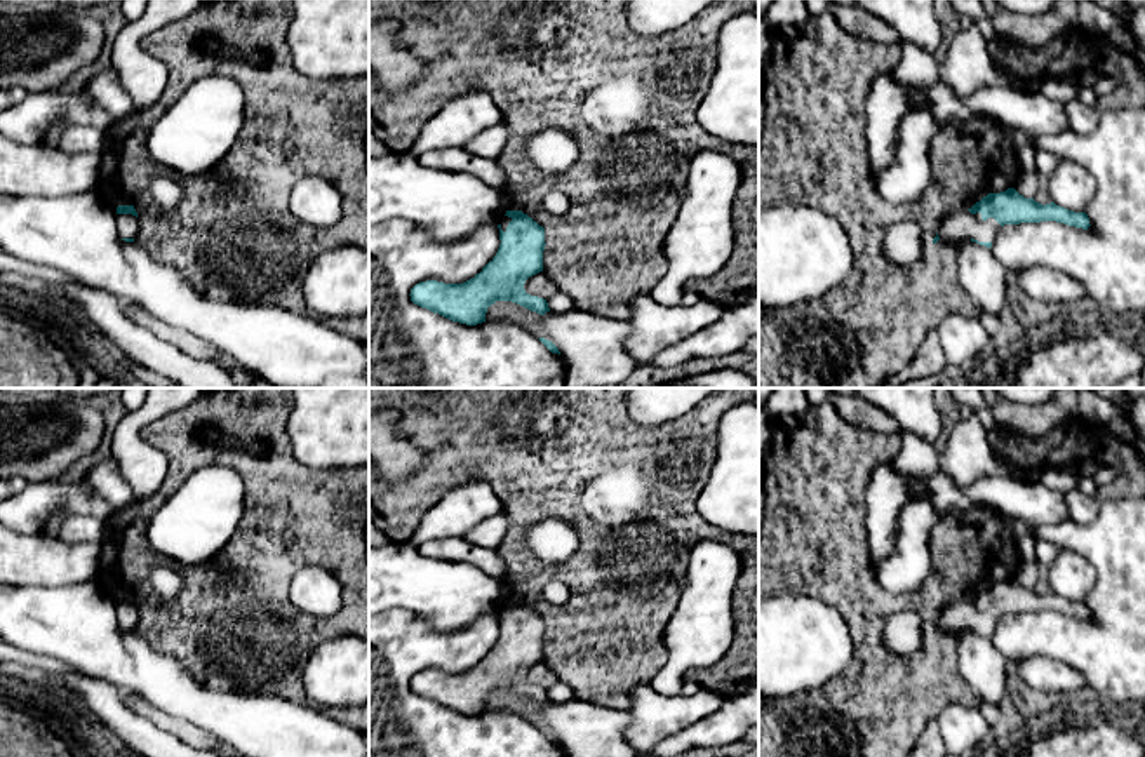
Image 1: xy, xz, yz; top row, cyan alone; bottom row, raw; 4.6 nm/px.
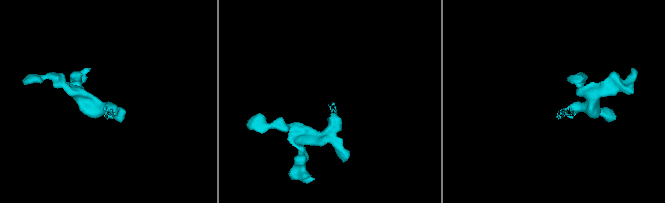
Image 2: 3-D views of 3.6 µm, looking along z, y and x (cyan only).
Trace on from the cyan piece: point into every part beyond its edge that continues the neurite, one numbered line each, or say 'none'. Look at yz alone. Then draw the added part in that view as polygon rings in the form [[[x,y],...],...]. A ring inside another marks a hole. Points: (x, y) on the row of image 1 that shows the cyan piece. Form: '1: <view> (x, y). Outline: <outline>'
1: yz (963, 225). Outline: [[[968,209],[961,212],[950,214],[940,226],[938,237],[945,242],[959,242],[959,240],[978,240],[978,242],[992,242],[999,231],[1001,224],[988,218],[981,219],[981,214],[971,214]]]

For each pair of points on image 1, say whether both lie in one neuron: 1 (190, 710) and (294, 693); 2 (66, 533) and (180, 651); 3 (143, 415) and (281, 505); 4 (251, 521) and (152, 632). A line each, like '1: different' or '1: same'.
1: different
2: different
3: different
4: same

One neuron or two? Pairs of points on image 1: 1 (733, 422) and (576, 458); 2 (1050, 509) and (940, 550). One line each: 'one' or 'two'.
1: two
2: two

